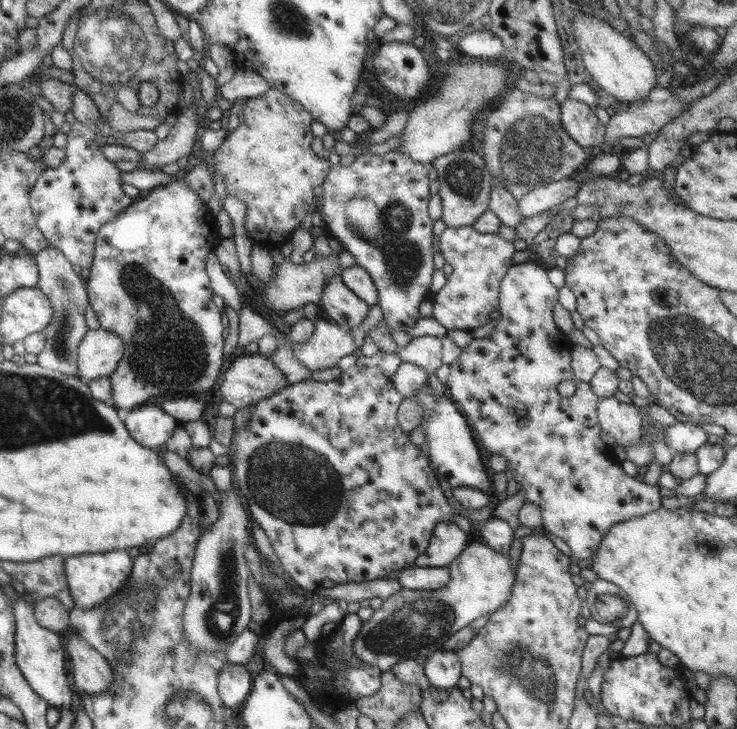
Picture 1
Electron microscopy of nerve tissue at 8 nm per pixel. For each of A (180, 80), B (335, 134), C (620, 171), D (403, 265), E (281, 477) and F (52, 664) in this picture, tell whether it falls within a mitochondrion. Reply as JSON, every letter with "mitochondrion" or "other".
{"A":"other","B":"other","C":"other","D":"mitochondrion","E":"mitochondrion","F":"other"}

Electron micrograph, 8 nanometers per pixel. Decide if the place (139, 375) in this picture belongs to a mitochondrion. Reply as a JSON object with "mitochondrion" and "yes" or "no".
{"mitochondrion":"yes"}

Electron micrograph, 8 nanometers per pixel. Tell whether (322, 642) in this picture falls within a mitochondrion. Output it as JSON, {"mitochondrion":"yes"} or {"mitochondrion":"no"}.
{"mitochondrion":"no"}

